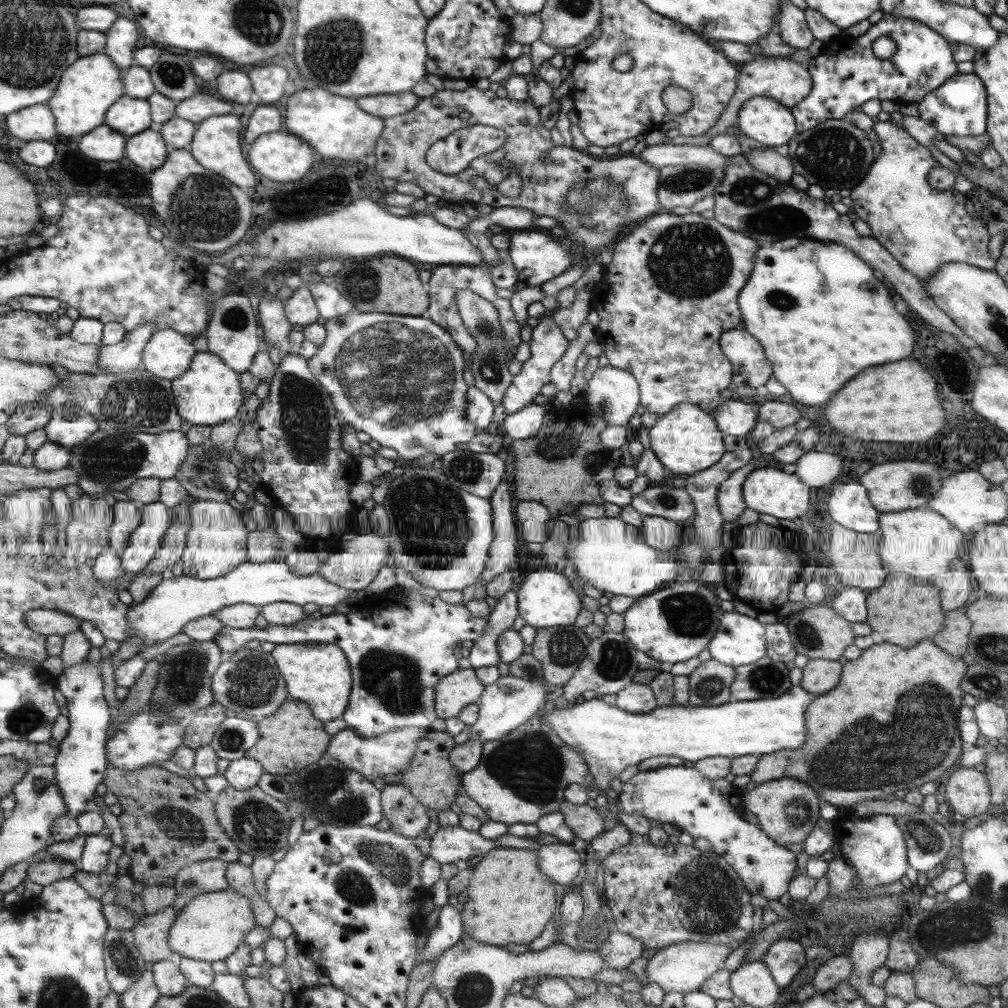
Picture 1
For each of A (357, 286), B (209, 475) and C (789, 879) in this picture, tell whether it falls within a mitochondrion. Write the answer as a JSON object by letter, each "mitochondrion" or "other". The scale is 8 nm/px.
{"A":"mitochondrion","B":"mitochondrion","C":"other"}

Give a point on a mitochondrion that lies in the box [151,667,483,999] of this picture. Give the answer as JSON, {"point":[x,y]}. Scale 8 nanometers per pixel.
{"point":[257,823]}

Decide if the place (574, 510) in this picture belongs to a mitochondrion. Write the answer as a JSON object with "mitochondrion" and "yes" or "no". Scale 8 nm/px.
{"mitochondrion":"no"}

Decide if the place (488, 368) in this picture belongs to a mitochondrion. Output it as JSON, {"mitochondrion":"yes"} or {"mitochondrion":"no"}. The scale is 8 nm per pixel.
{"mitochondrion":"yes"}

